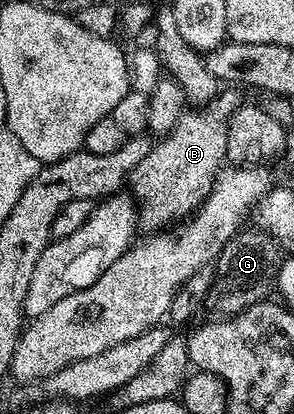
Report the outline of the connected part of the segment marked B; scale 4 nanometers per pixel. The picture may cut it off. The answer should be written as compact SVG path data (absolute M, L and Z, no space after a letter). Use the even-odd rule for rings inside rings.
M225 86L216 98L200 106L190 107L166 136L135 166L127 181L139 209L139 224L145 230L161 230L182 218L188 218L209 197L213 184L223 171L227 154L229 119L243 106L236 87Z

